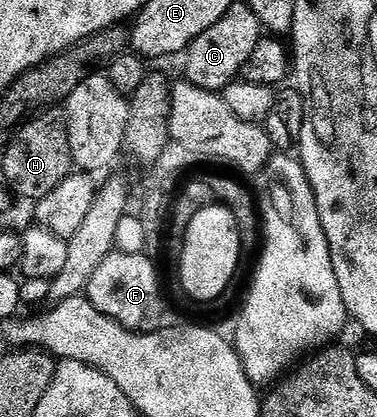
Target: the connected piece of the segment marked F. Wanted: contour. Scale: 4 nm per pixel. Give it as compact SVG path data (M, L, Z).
M114 252L94 271L86 296L102 315L114 319L122 327L133 331L155 331L161 328L160 316L164 313L164 301L160 298L160 277L156 265L144 253L124 254Z

